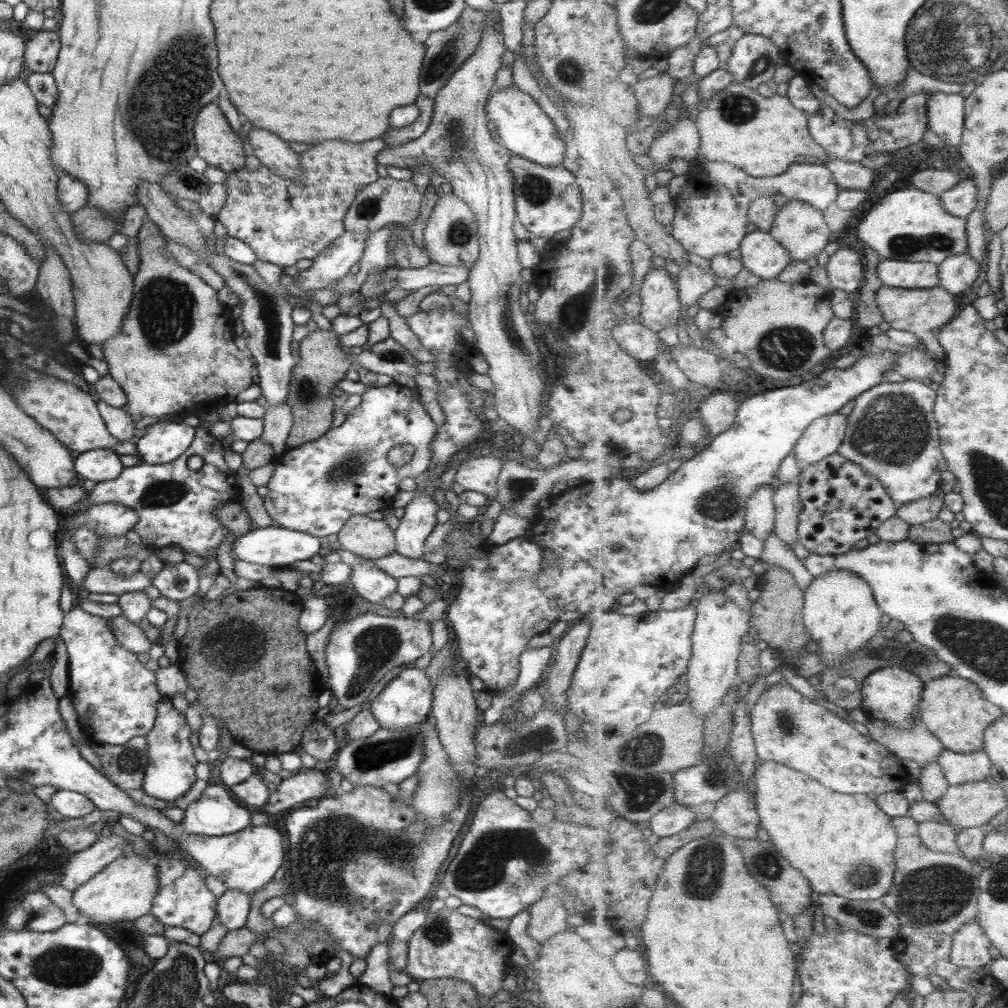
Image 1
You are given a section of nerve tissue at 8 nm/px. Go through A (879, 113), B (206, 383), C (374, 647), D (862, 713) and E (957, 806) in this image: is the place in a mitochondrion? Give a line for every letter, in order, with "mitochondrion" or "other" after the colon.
A: other
B: other
C: mitochondrion
D: other
E: other

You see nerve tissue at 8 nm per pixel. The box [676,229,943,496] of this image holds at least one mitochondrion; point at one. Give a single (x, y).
(894, 429)

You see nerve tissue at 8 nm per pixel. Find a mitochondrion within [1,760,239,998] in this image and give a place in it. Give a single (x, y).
(63, 966)

